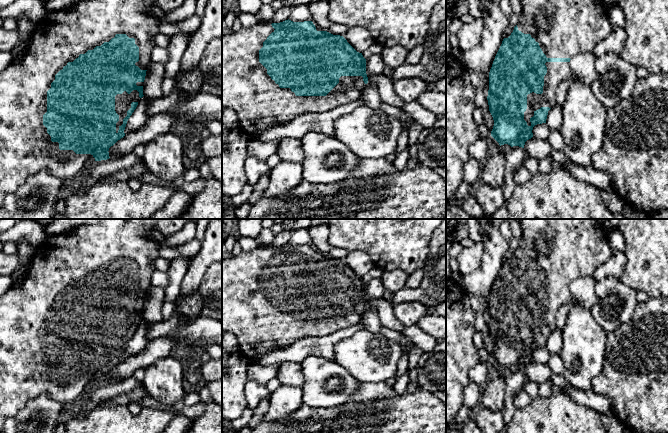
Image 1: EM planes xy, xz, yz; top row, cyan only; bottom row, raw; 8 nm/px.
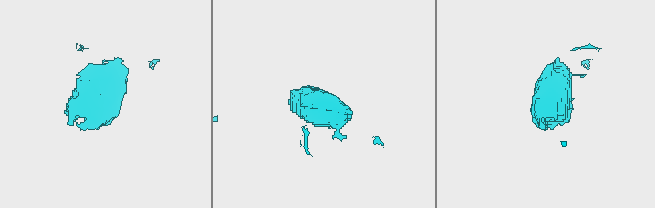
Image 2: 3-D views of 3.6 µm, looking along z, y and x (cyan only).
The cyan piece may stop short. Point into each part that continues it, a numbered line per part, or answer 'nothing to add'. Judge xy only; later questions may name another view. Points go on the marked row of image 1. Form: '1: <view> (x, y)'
1: xy (26, 148)

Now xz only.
1: xz (259, 102)

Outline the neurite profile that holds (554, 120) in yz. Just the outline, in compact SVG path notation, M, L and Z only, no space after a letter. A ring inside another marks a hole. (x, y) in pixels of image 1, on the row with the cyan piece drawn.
M555 104L548 112L546 124L551 131L560 130L563 122L563 110L562 106Z

